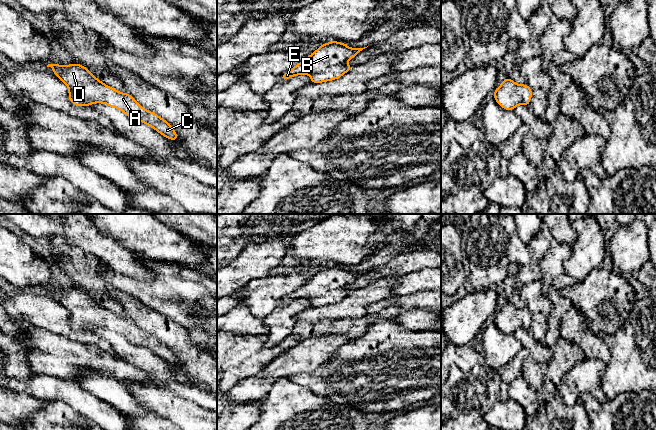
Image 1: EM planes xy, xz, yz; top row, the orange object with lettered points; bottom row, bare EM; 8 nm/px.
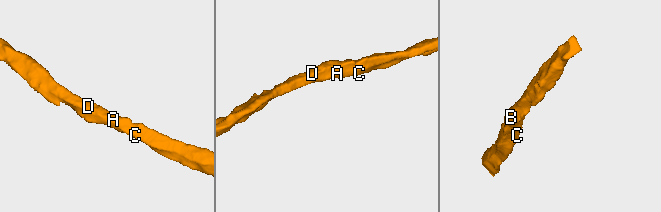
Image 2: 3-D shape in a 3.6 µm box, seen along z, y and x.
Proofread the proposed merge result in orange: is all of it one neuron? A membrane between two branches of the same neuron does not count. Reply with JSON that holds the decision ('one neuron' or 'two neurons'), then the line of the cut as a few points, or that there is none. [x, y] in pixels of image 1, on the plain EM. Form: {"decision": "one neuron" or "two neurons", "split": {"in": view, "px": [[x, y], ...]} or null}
{"decision": "one neuron", "split": null}

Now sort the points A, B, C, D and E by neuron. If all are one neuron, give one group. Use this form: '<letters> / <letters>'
A B C D E

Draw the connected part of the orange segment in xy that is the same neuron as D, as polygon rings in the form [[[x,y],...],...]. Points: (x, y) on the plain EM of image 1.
[[[48,288],[54,299],[61,303],[69,313],[69,323],[75,330],[90,330],[92,327],[105,327],[123,335],[133,344],[151,350],[170,364],[178,364],[170,347],[154,336],[145,334],[132,320],[121,317],[99,305],[89,294],[80,288],[61,290]]]

